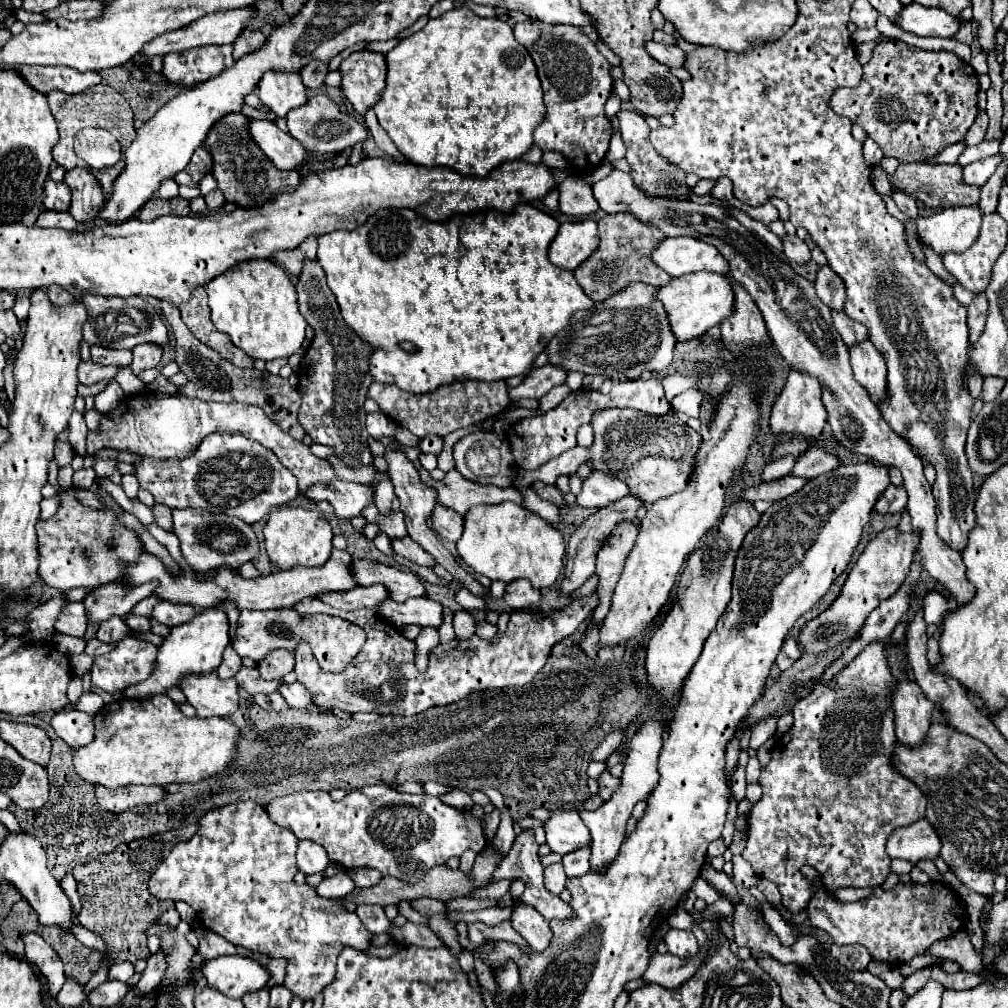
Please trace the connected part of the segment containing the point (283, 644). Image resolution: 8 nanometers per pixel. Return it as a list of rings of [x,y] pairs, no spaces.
[[[278,609],[278,611],[240,611],[236,637],[232,639],[234,651],[240,657],[250,657],[256,663],[262,661],[274,649],[290,649],[294,651],[300,641],[306,641],[312,647],[314,657],[320,667],[326,671],[342,671],[362,649],[366,634],[358,625],[352,625],[340,617],[332,615],[308,615],[302,617],[294,609]]]

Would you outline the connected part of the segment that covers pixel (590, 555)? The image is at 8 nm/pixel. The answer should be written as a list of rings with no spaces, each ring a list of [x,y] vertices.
[[[628,495],[612,505],[606,505],[606,507],[600,507],[596,513],[592,513],[570,537],[570,543],[568,543],[568,553],[566,553],[566,569],[564,569],[564,581],[562,581],[562,595],[564,597],[570,597],[572,591],[580,589],[582,583],[594,573],[594,567],[596,567],[596,547],[600,545],[600,539],[604,539],[606,535],[612,533],[612,529],[620,523],[620,521],[634,521],[636,519],[636,511],[640,507],[644,507],[646,503],[642,499],[636,499],[634,495]]]

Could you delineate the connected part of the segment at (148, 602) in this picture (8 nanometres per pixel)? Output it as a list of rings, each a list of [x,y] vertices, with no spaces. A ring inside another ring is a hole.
[[[146,597],[146,599],[142,599],[140,603],[136,603],[136,607],[132,607],[132,615],[142,615],[142,617],[150,617],[150,613],[152,613],[152,607],[158,603],[160,599],[158,597]]]

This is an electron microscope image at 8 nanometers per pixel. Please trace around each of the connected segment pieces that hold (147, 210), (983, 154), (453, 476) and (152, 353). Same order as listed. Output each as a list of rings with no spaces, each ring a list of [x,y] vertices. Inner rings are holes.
[[[180,196],[170,200],[151,199],[139,211],[138,219],[144,222],[150,222],[164,215],[186,216],[190,213],[190,201]],[[180,206],[184,209],[183,213],[177,213],[175,208]]]
[[[992,141],[992,143],[978,143],[978,145],[972,145],[972,147],[966,147],[964,153],[958,157],[958,165],[960,167],[966,167],[974,161],[980,161],[980,159],[986,159],[990,155],[996,155],[998,153],[998,147],[1000,147],[1000,141]]]
[[[418,469],[420,479],[424,485],[434,489],[438,493],[436,503],[454,509],[460,515],[466,515],[474,505],[498,505],[508,499],[514,503],[522,503],[522,495],[514,487],[492,487],[492,485],[480,485],[472,483],[470,479],[464,479],[456,469],[448,471],[442,481],[434,481],[426,469]]]
[[[142,343],[140,347],[134,347],[132,349],[134,353],[134,361],[132,361],[132,371],[134,375],[138,375],[142,369],[148,369],[148,367],[156,367],[160,363],[160,357],[162,357],[162,347],[156,347],[152,343]]]

